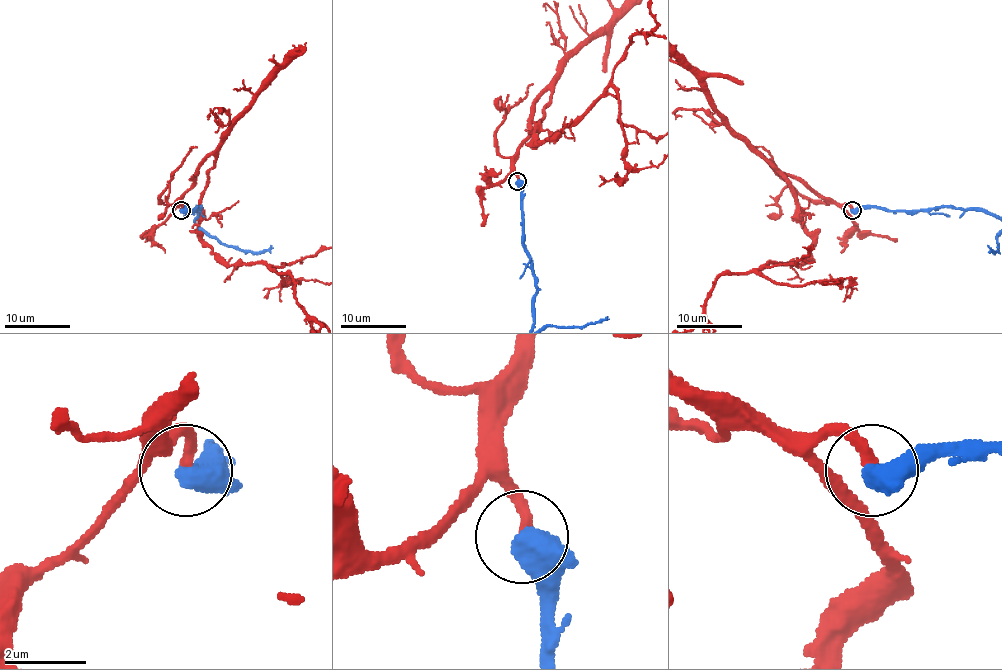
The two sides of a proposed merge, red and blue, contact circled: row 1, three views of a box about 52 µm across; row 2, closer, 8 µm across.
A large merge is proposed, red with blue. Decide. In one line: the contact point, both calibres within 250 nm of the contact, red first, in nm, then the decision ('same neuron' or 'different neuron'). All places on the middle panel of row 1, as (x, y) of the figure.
at (517, 181); 260 nm thick on the red side, 650 nm on the other; same neuron

